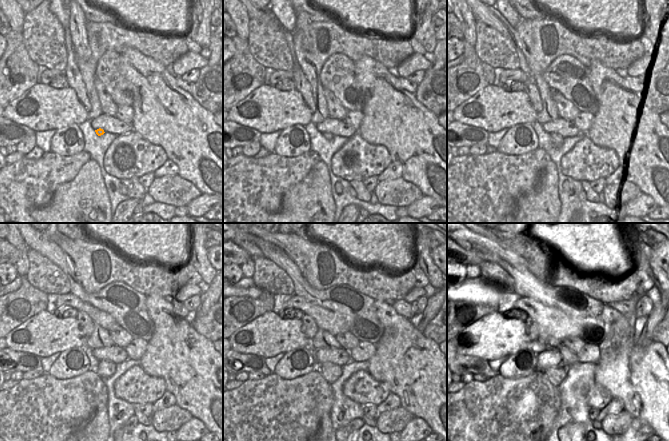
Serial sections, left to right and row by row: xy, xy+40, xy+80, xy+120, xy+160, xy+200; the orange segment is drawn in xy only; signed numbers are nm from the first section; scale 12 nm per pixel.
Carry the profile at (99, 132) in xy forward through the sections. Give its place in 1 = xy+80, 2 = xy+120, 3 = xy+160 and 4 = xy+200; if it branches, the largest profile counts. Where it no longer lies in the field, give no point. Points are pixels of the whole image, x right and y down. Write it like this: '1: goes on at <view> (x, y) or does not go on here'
1: goes on at xy+80 (557, 140)
2: goes on at xy+120 (106, 368)
3: goes on at xy+160 (331, 372)
4: goes on at xy+200 (556, 375)

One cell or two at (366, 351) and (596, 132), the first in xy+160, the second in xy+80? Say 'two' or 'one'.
two

